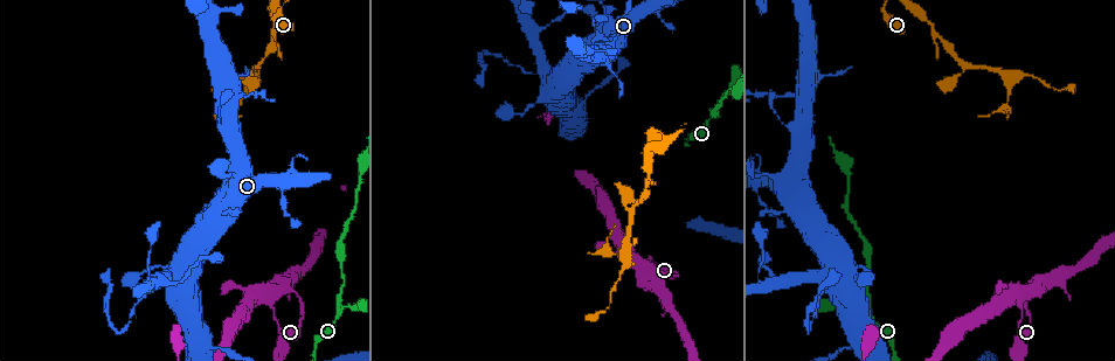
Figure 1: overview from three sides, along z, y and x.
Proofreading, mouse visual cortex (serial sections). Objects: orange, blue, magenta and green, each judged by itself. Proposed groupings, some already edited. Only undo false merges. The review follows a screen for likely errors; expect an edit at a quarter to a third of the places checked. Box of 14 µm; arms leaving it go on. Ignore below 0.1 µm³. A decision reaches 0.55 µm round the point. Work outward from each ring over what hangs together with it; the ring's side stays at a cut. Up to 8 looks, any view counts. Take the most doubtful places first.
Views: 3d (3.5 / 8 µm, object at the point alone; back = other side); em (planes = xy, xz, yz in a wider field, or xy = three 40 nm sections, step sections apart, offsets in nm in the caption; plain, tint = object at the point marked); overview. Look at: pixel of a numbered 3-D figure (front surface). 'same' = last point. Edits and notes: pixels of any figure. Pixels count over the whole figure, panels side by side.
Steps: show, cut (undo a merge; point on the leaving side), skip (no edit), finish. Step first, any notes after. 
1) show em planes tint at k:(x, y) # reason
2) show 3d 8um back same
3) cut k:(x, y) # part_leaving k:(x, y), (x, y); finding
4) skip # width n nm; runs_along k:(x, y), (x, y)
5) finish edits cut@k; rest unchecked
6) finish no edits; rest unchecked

show 3d 3.5um at 1:(338, 308) # three-way junction

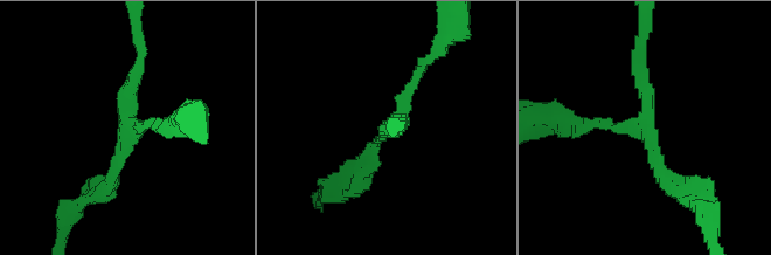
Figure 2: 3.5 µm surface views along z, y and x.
show em xy step 5 tint at 2:(649, 129) # arms 3; arm_widths 150, 200, 200 nm

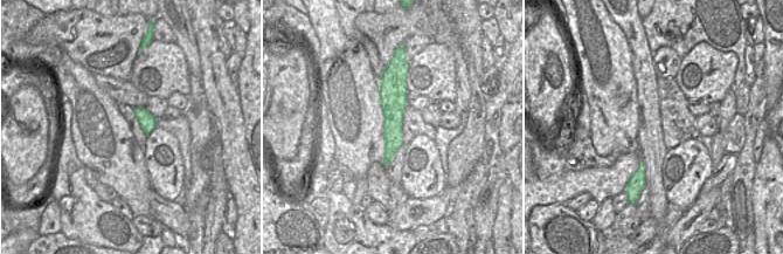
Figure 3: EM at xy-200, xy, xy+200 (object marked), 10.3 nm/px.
show em xy step 2 tint same # cut it another way

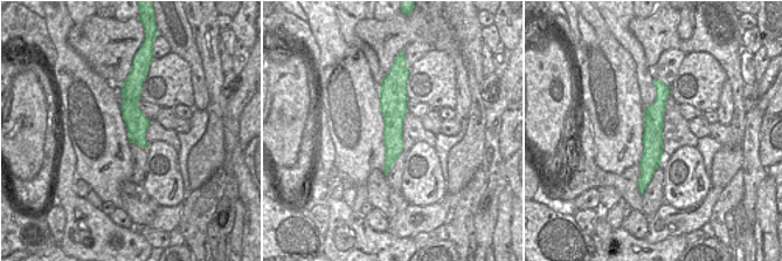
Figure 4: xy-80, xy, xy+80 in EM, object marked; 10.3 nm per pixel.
skip # runs_along 2:(103, 192), (124, 152), (143, 52); continuous, no second cell

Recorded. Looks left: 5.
show 3d 8um at 1:(259, 65) # three arms meet

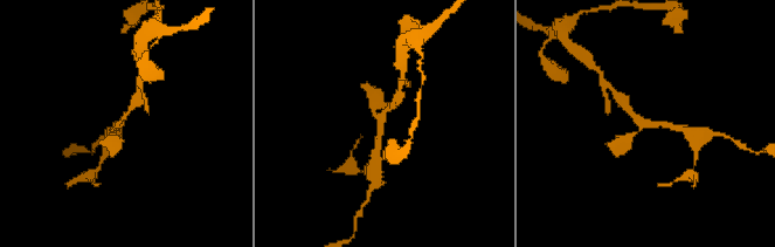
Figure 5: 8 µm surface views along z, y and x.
show 3d 3.5um back at 5:(380, 116)

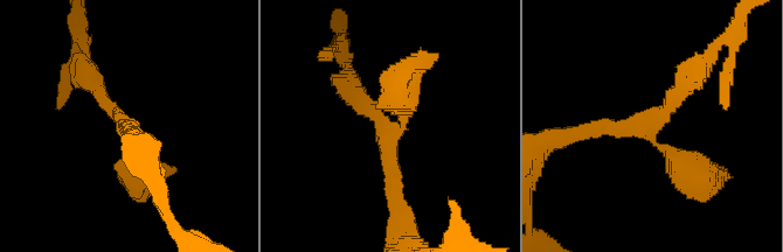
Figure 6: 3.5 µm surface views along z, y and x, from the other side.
show em xy step 5 tint at 6:(649, 122) # arms 3; arm_widths 200, 300, 350 nm

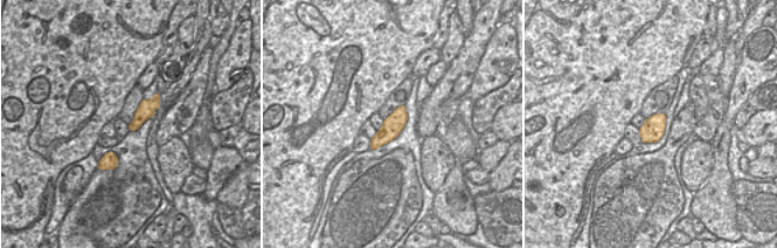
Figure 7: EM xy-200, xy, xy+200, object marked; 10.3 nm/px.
skip # width 200 nm; runs_along 6:(699, 70), (651, 120), (576, 134); continuous, no second cell

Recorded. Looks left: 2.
show 3d 8um back at 1:(648, 271) # arms part here

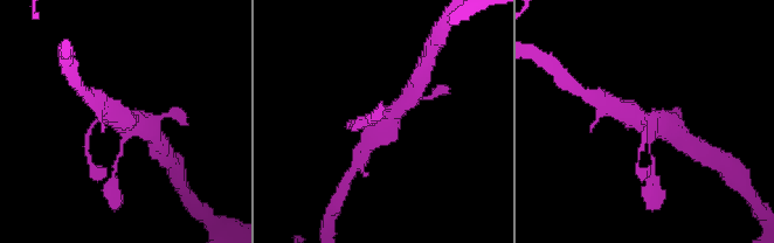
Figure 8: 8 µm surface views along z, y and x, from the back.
show em xy step 2 tint at 8:(115, 125) # shape alone is not enough

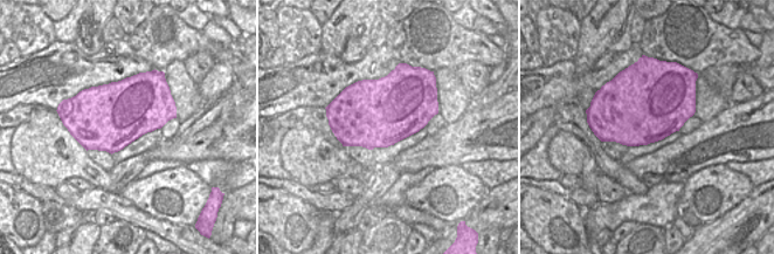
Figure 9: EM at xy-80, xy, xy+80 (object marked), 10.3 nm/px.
skip # runs_along 8:(350, 122), (375, 129), (402, 104); one cell here

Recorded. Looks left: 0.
finish no edits; rest unchecked

